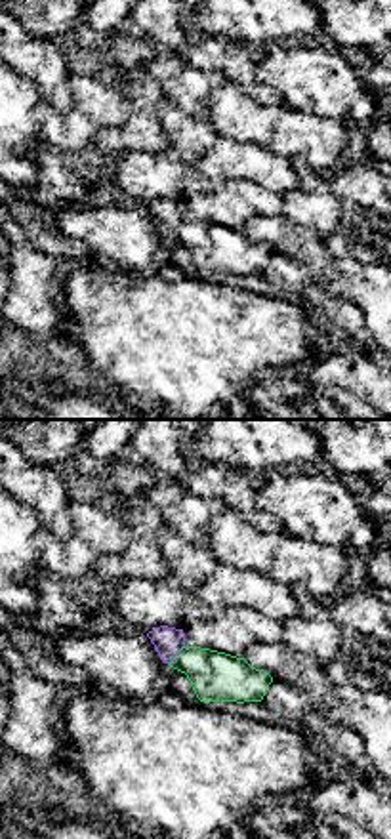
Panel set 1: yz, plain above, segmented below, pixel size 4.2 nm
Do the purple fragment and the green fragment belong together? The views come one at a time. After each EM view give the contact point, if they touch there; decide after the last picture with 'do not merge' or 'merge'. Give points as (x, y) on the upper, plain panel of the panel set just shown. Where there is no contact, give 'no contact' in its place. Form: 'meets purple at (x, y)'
meets purple at (176, 225)

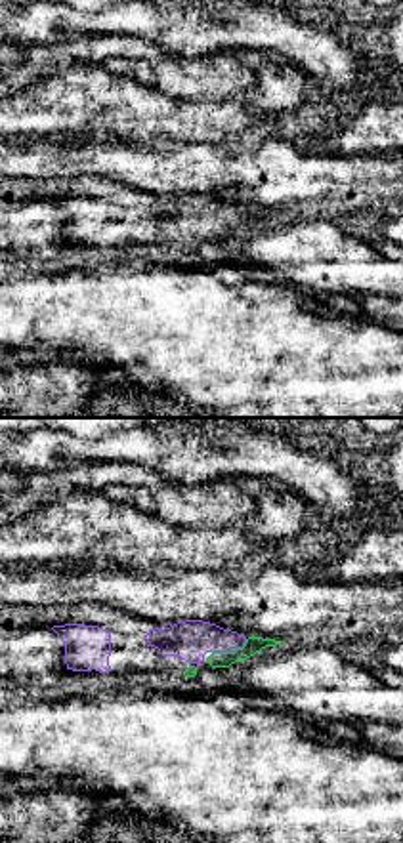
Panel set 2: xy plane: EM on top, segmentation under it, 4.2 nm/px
meets purple at (230, 224)

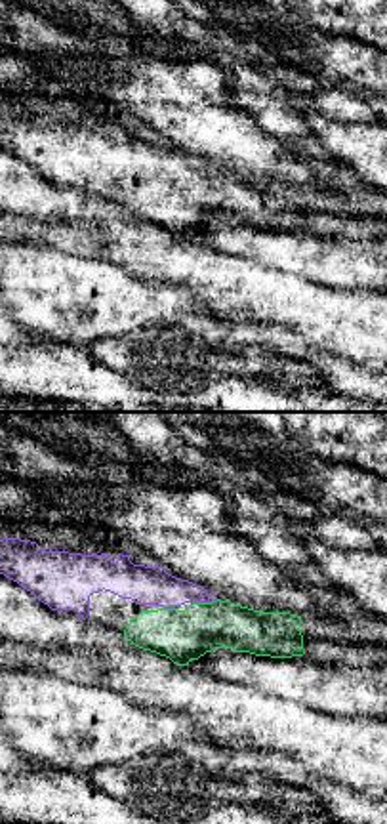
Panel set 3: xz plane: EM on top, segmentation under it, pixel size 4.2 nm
meets purple at (204, 174)

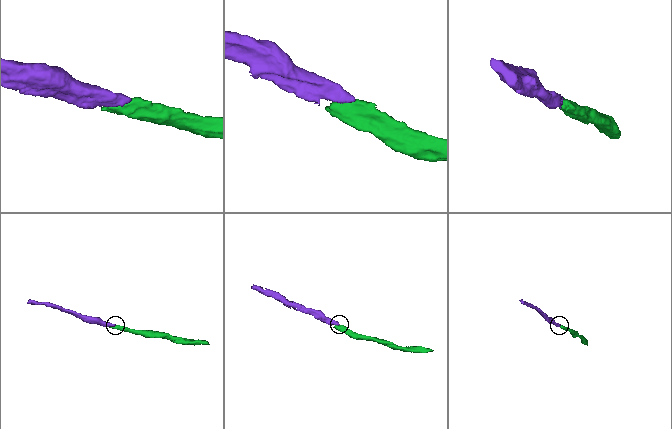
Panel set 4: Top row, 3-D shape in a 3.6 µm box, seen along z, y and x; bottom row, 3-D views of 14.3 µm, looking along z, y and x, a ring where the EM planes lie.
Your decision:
merge

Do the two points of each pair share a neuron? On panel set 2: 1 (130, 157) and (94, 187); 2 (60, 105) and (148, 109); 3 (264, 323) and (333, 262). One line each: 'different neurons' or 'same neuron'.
1: different neurons
2: same neuron
3: different neurons

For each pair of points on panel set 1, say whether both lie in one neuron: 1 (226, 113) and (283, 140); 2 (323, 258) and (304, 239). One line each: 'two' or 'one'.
1: one
2: one

